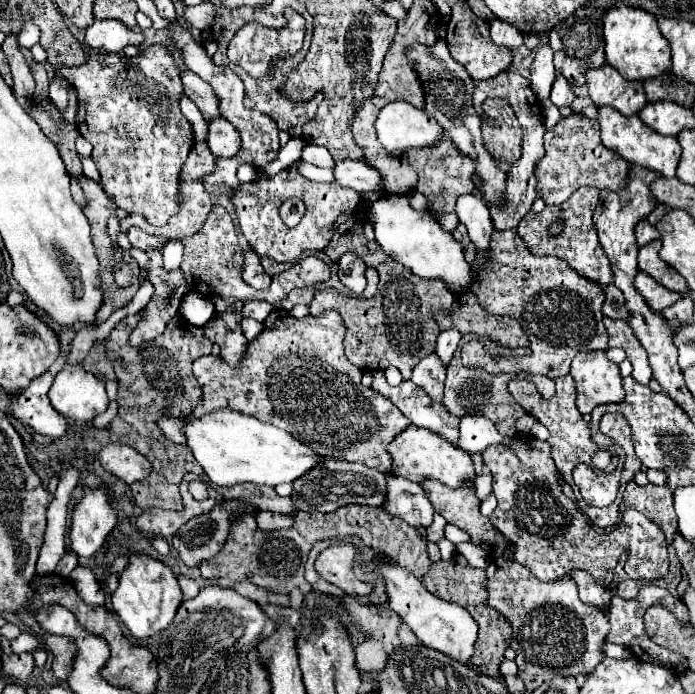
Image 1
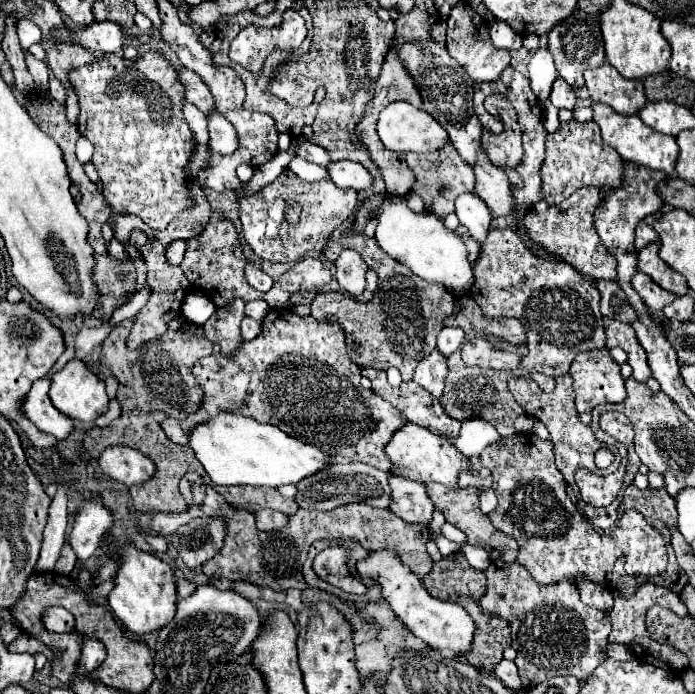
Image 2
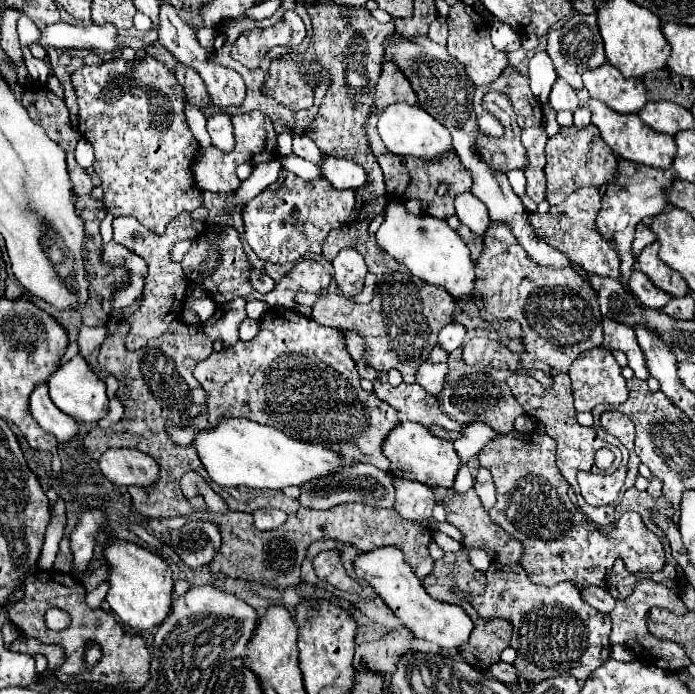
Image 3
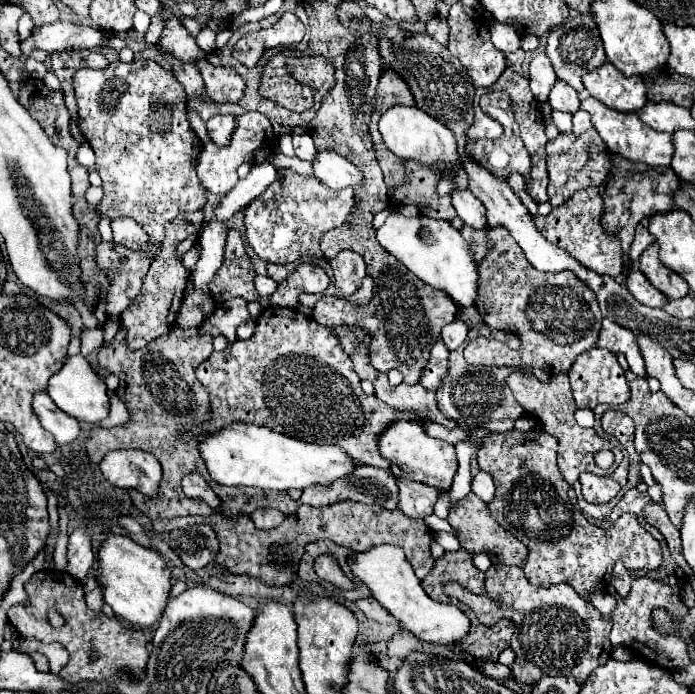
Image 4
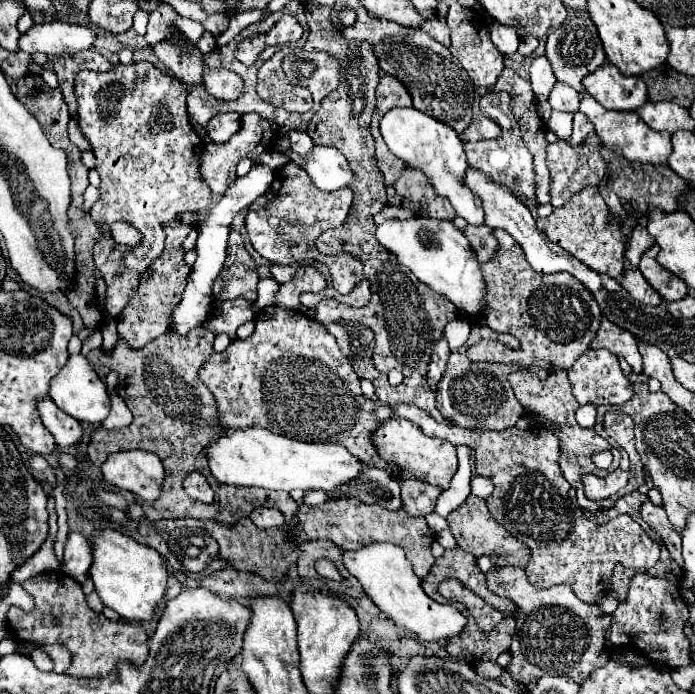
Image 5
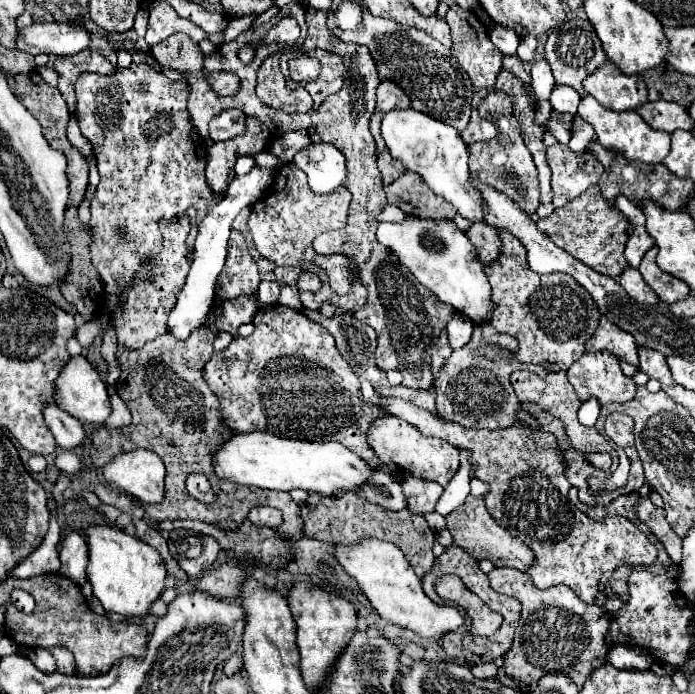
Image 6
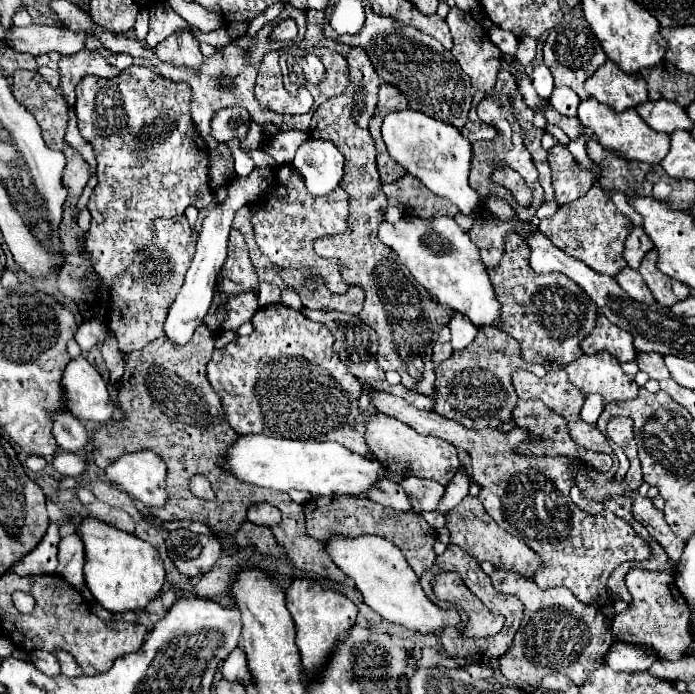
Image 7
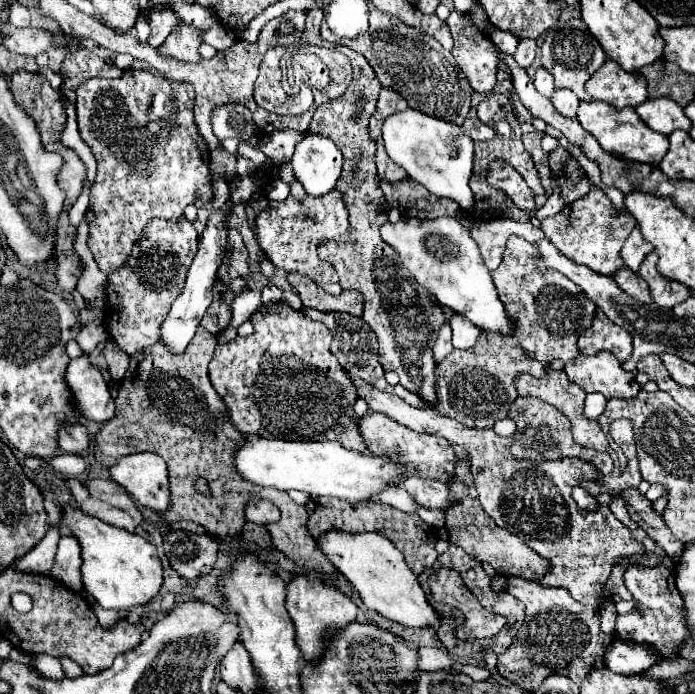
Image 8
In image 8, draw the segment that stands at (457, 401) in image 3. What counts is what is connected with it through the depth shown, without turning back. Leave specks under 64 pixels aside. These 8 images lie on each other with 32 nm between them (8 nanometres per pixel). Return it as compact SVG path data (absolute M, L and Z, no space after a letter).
M482 332L474 348L452 350L442 362L438 362L436 410L468 428L492 428L498 418L506 418L510 404L516 400L514 380L518 374L542 378L546 368L540 362L528 358L516 338Z

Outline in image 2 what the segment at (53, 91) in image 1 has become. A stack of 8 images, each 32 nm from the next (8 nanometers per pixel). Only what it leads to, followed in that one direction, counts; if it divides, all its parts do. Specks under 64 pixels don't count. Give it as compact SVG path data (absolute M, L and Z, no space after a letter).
M50 78L48 92L50 92L50 94L52 94L52 98L54 98L54 100L58 100L58 102L64 102L64 100L66 100L66 90L64 90L64 86L60 84L60 80L58 80L58 78Z

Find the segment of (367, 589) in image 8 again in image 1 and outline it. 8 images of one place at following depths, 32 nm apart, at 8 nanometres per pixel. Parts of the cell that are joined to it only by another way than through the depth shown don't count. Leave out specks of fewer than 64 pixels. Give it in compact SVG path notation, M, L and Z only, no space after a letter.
M380 552L370 564L362 564L362 570L364 572L374 570L382 576L382 580L386 584L386 596L388 596L390 608L402 618L402 622L406 622L410 626L410 630L422 640L424 646L440 650L442 654L448 654L454 660L468 664L468 660L474 654L474 642L476 642L476 634L478 634L478 624L468 614L468 610L464 610L462 606L458 606L454 602L446 602L442 598L432 596L424 588L422 580L418 580L412 572L408 572L406 568L396 564L384 552Z

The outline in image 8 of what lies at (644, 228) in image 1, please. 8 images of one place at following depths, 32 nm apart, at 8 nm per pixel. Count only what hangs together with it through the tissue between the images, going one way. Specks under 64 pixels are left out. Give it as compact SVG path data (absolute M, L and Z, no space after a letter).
M634 228L634 232L628 236L628 240L626 240L624 248L620 250L620 256L622 256L624 264L626 264L630 270L638 272L638 268L640 268L642 260L644 260L650 252L652 252L652 246L650 246L650 244L646 244L646 242L640 238L638 228Z

